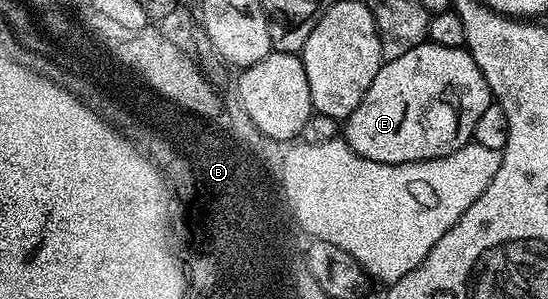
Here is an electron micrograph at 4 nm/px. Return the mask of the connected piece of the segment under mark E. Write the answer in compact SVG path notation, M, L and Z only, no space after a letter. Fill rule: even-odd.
M427 42L408 50L408 54L400 54L400 58L383 63L376 78L372 78L372 86L368 86L360 106L356 106L344 122L344 139L356 154L372 162L407 164L444 158L471 143L476 122L491 102L488 82L465 47L449 48Z

